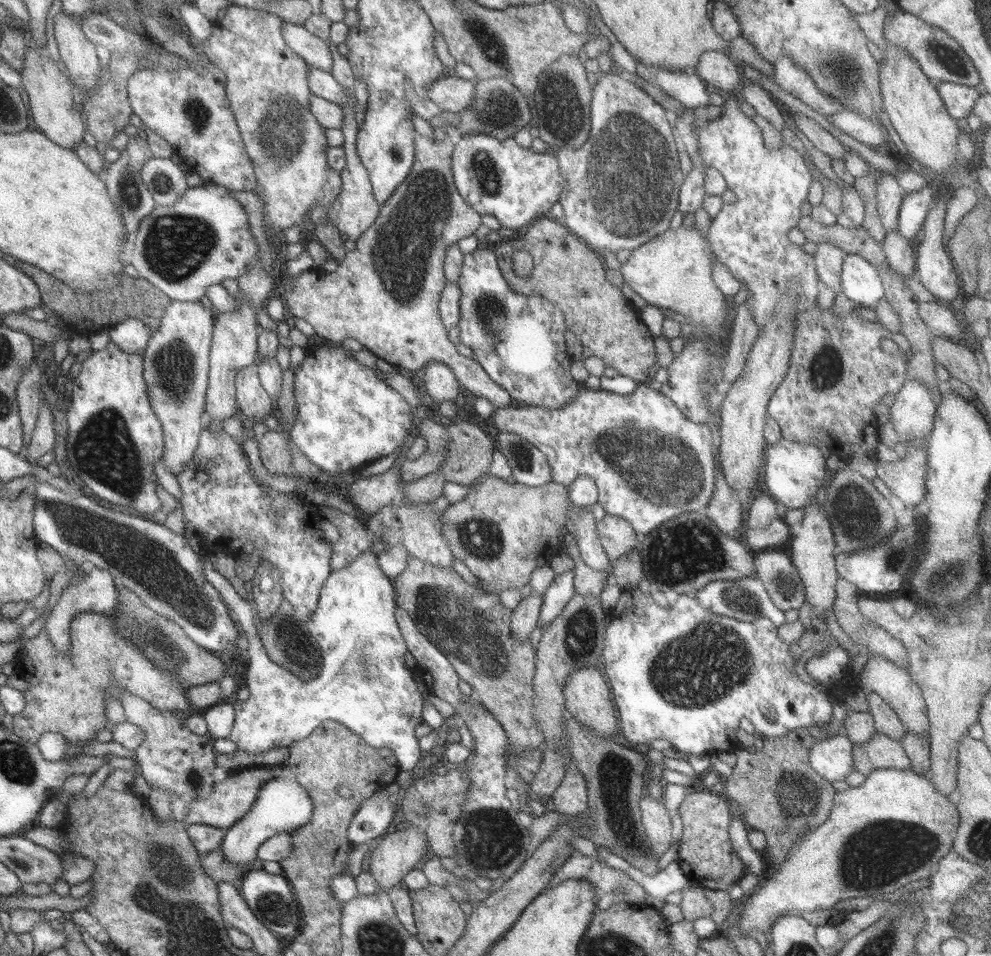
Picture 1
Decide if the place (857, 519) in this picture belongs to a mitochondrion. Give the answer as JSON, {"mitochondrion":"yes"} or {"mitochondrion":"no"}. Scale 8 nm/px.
{"mitochondrion":"yes"}

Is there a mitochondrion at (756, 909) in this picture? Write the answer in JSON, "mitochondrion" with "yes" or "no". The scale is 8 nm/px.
{"mitochondrion":"no"}

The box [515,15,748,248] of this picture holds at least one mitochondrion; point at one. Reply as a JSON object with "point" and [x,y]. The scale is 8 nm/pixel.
{"point":[561,101]}

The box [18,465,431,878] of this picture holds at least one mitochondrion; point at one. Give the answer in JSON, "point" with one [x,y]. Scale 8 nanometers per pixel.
{"point":[97,532]}

